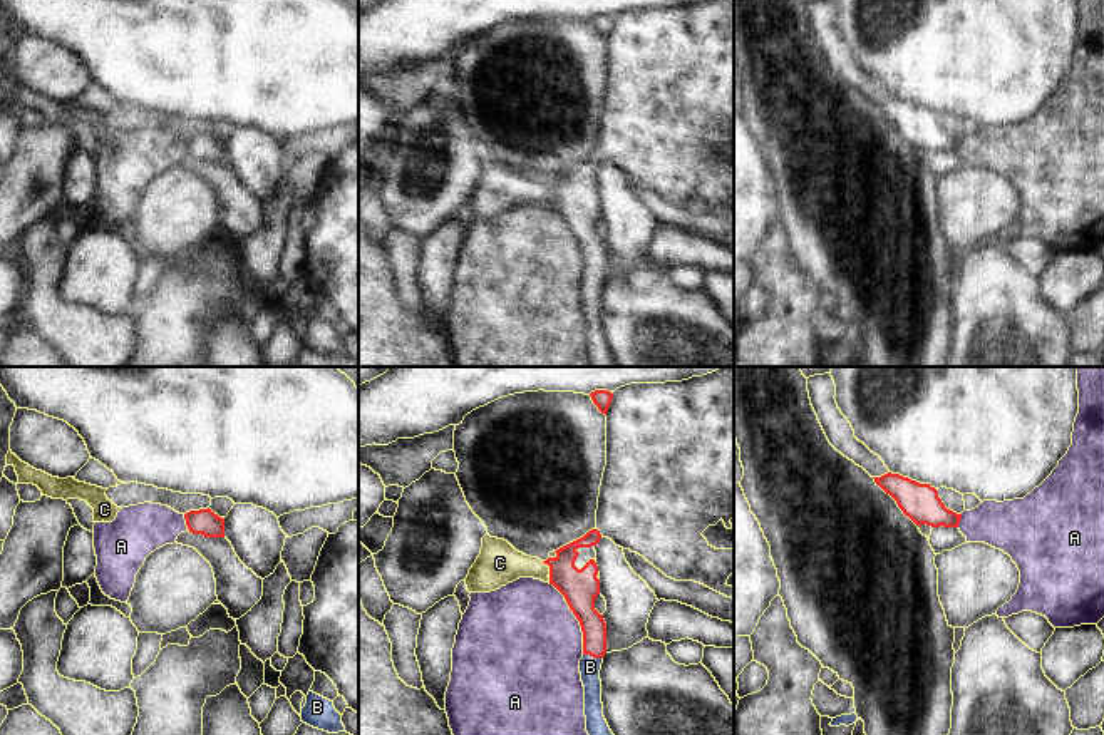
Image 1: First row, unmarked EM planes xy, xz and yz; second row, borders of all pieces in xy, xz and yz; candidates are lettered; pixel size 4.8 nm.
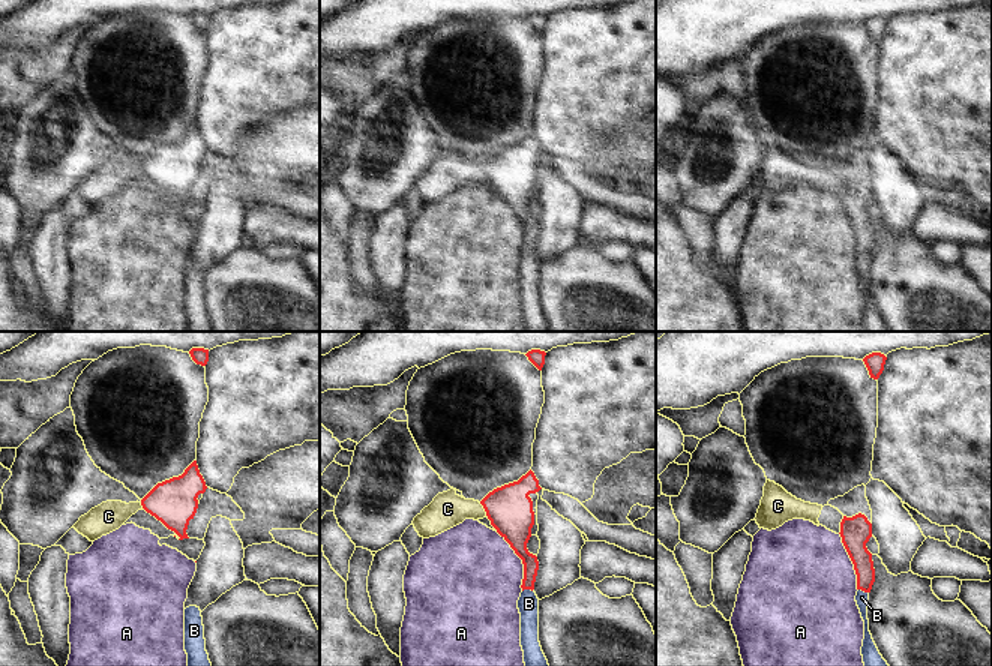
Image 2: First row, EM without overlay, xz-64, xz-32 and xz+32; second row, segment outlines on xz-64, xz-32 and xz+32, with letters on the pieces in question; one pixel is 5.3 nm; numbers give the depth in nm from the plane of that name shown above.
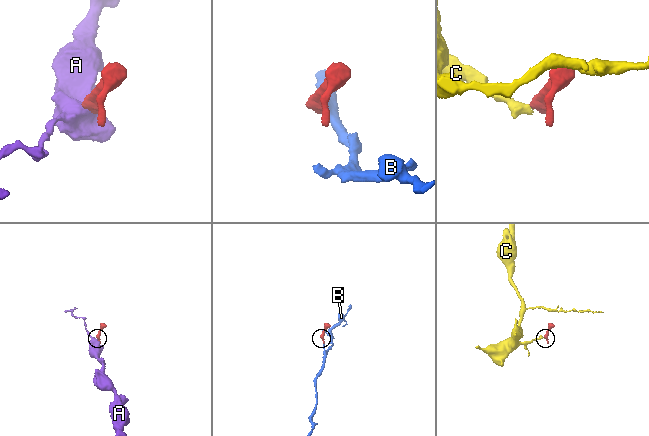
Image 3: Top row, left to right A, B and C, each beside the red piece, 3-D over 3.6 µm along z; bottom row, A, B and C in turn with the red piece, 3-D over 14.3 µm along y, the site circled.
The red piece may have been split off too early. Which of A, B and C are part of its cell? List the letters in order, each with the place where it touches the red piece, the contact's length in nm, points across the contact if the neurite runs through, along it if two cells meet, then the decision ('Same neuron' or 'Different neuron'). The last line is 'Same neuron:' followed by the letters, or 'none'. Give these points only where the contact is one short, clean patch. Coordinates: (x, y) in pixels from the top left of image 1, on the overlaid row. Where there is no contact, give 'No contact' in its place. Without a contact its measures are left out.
A: Touches red at xz (577, 618). Shared border 380 nm. Boundary: xz (548, 583), (563, 596), (578, 621), (583, 653). Different neuron
B: Touches red at xz (593, 657). Shared border 100 nm. Path across: xz (593, 627), (593, 657), (590, 667). Same neuron
C: Touches red at xz (550, 571). Shared border 30 nm. Boundary: xz (548, 568), (550, 573). Different neuron
Same neuron: B

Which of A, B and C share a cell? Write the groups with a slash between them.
A / B / C

